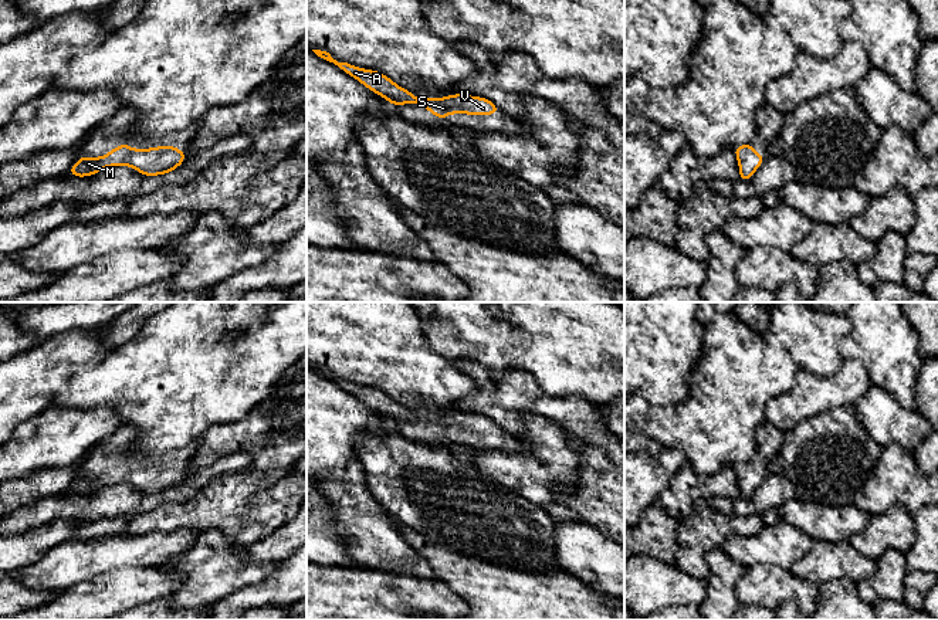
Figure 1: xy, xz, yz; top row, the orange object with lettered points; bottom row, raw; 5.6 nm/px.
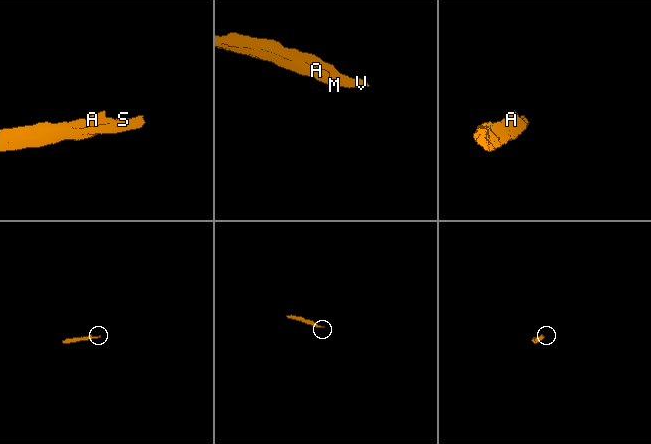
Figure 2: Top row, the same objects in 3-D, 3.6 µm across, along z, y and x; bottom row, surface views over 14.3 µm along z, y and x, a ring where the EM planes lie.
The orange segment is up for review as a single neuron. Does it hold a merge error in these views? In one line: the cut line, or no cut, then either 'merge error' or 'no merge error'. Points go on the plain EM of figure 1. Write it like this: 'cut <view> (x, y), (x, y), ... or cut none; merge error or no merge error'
cut none; no merge error

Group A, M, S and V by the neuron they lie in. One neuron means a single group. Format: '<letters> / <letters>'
A M S V

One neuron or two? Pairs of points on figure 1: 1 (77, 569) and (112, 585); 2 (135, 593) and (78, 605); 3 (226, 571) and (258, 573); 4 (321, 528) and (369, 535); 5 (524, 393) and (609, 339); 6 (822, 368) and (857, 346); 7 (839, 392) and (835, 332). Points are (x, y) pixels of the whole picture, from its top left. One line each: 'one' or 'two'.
1: two
2: one
3: one
4: two
5: two
6: two
7: two

